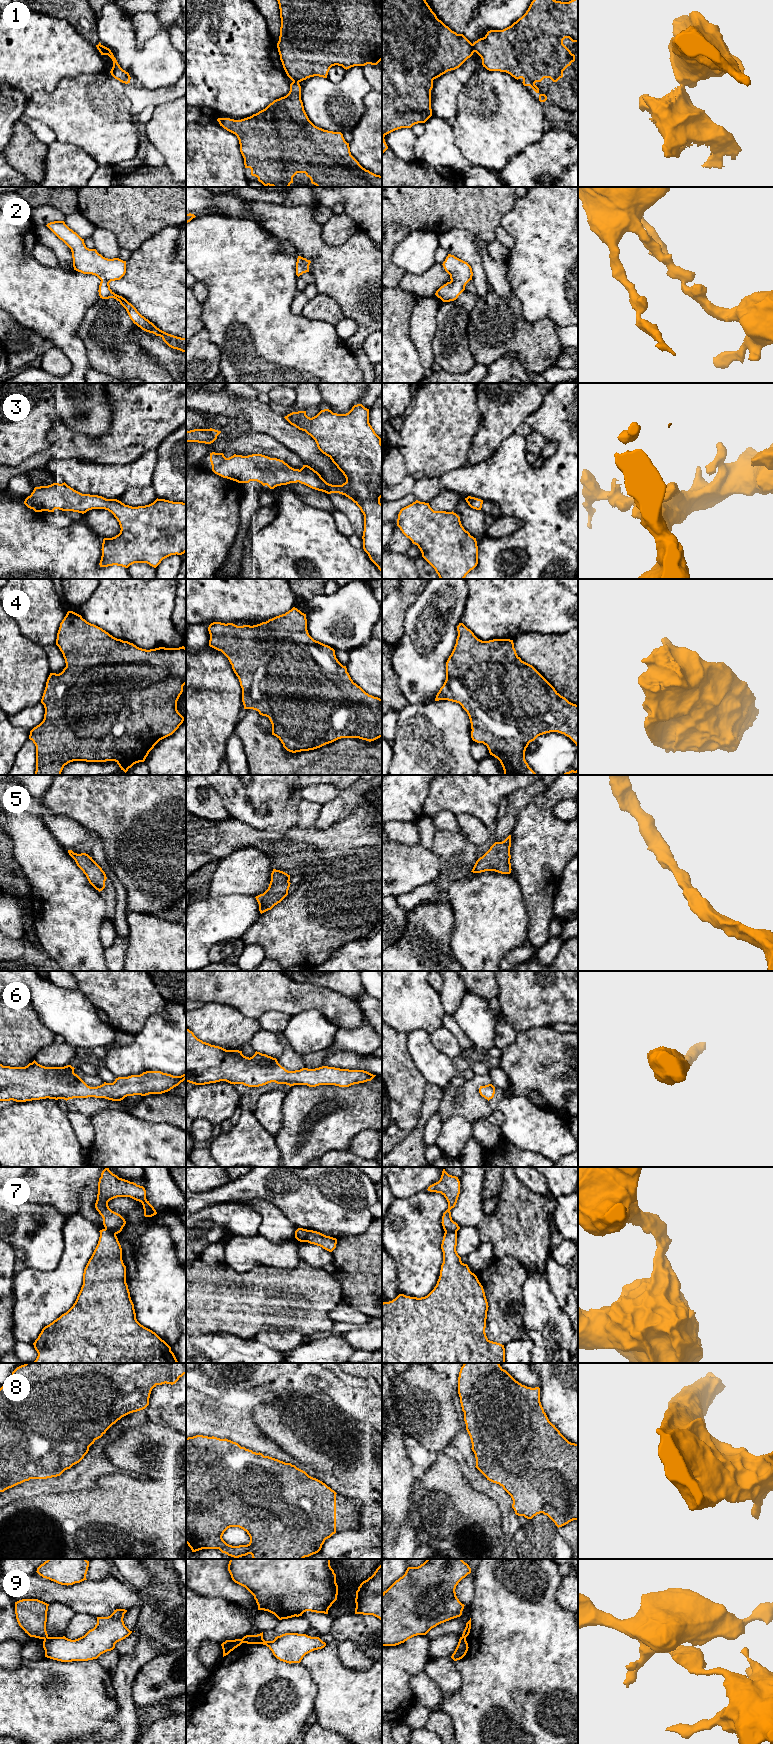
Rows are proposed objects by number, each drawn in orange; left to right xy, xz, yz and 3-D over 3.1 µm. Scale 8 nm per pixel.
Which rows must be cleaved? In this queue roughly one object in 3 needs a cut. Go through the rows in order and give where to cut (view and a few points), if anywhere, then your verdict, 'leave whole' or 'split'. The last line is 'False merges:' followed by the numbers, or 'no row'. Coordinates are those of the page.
1: cut in yz along (472, 44), (475, 51); split
2: no cut; leave whole
3: no cut; leave whole
4: no cut; leave whole
5: no cut; leave whole
6: no cut; leave whole
7: cut in xz along (308, 1230), (305, 1241); split
8: no cut; leave whole
9: cut in xy along (47, 1636), (44, 1639); split
False merges: 1, 7, 9

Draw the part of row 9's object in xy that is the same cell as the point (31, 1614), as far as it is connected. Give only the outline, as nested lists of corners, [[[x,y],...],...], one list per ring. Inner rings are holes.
[[[22,1599],[15,1602],[15,1614],[19,1626],[30,1637],[46,1639],[47,1611],[49,1604],[38,1599]]]

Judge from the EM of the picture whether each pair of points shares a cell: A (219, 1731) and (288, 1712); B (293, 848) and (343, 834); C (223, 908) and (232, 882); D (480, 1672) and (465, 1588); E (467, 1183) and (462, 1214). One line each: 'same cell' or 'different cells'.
A: same cell
B: same cell
C: different cells
D: different cells
E: same cell

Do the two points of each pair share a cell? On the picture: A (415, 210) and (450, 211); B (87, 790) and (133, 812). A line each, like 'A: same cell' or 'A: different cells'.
A: same cell
B: same cell

